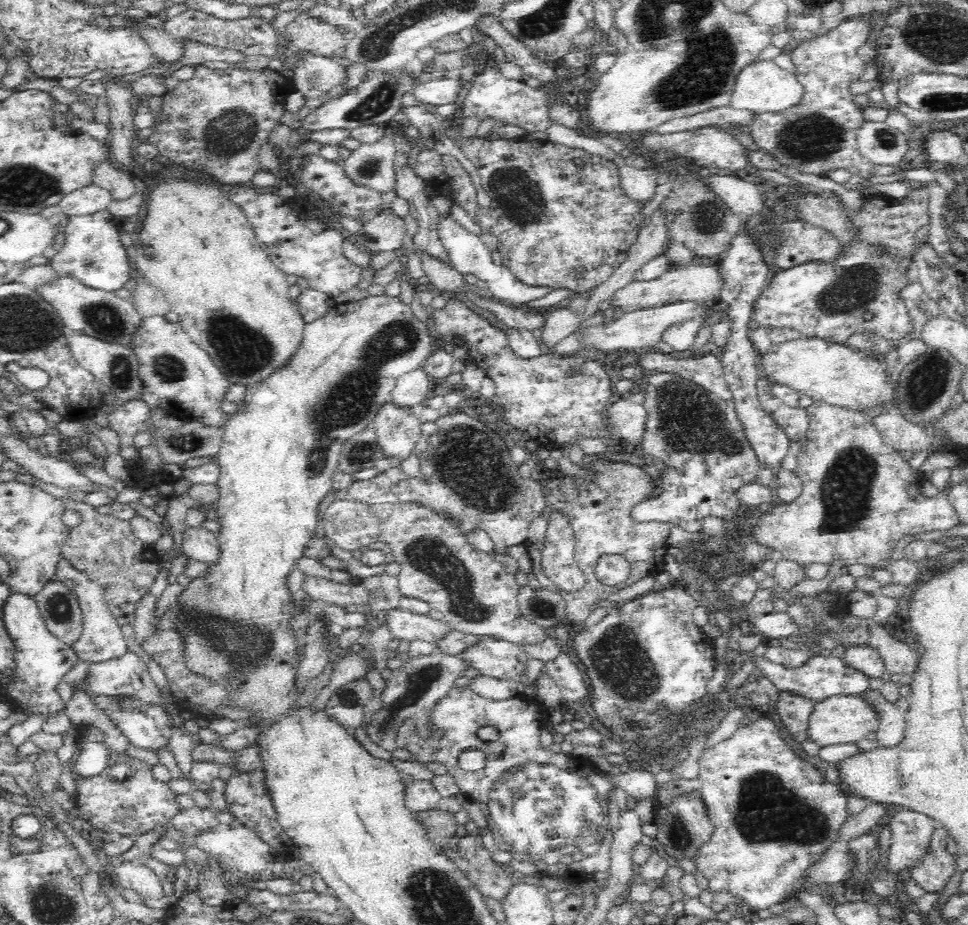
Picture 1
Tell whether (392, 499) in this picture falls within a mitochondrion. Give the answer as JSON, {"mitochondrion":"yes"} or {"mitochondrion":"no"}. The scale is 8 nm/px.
{"mitochondrion":"no"}

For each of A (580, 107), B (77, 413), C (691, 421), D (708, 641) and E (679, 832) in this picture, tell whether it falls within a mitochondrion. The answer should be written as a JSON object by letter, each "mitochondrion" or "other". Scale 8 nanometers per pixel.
{"A":"other","B":"other","C":"mitochondrion","D":"other","E":"mitochondrion"}

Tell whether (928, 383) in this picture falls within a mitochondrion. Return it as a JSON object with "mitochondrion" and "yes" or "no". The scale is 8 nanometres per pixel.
{"mitochondrion":"yes"}

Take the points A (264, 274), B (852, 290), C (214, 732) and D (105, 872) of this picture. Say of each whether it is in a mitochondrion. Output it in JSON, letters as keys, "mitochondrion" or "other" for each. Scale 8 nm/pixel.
{"A":"other","B":"mitochondrion","C":"other","D":"other"}

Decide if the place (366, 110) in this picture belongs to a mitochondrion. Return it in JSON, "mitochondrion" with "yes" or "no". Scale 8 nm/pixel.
{"mitochondrion":"yes"}

